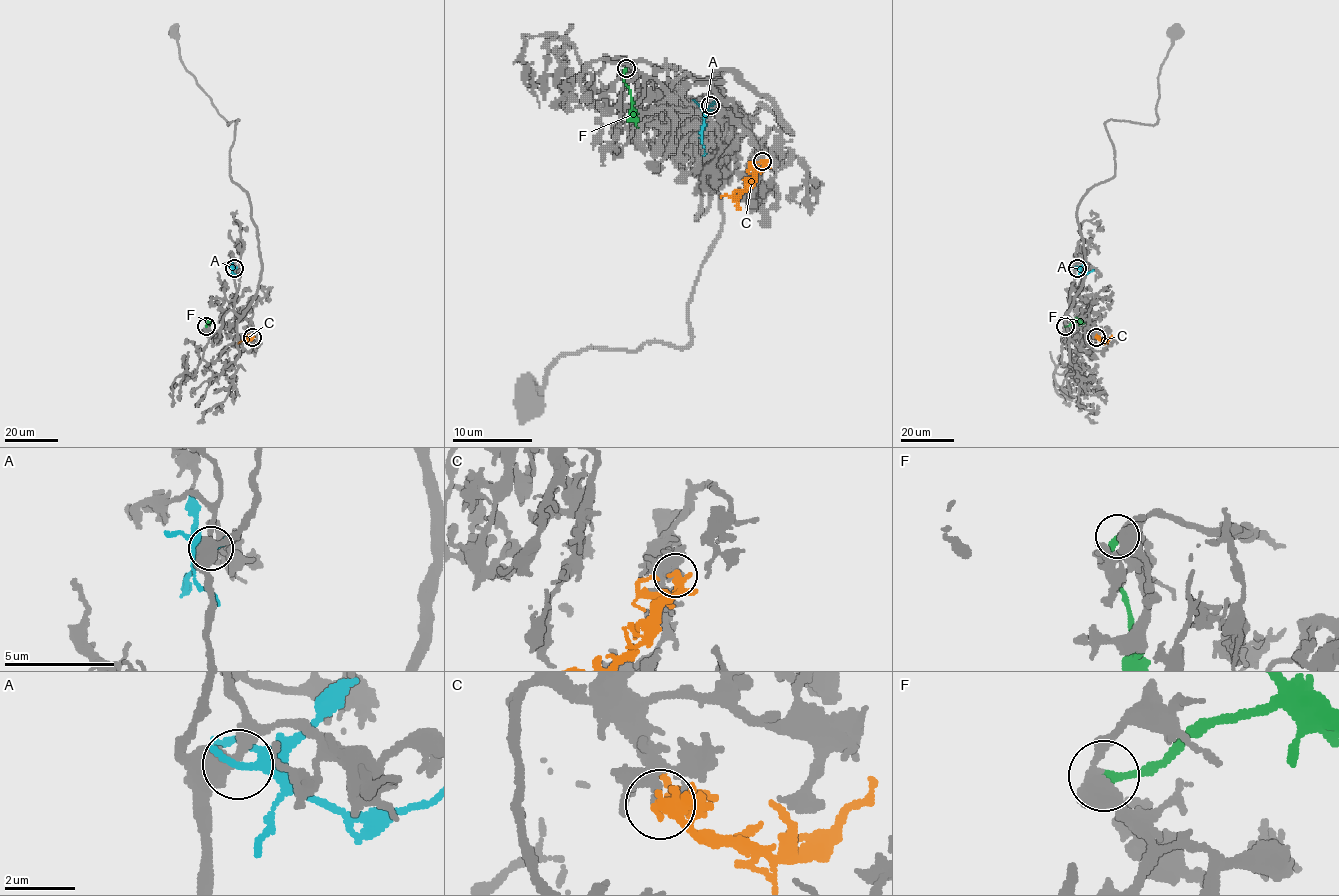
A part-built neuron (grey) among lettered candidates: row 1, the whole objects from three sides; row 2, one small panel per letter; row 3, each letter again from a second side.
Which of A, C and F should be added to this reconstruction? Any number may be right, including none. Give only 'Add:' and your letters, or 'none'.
Add: F

